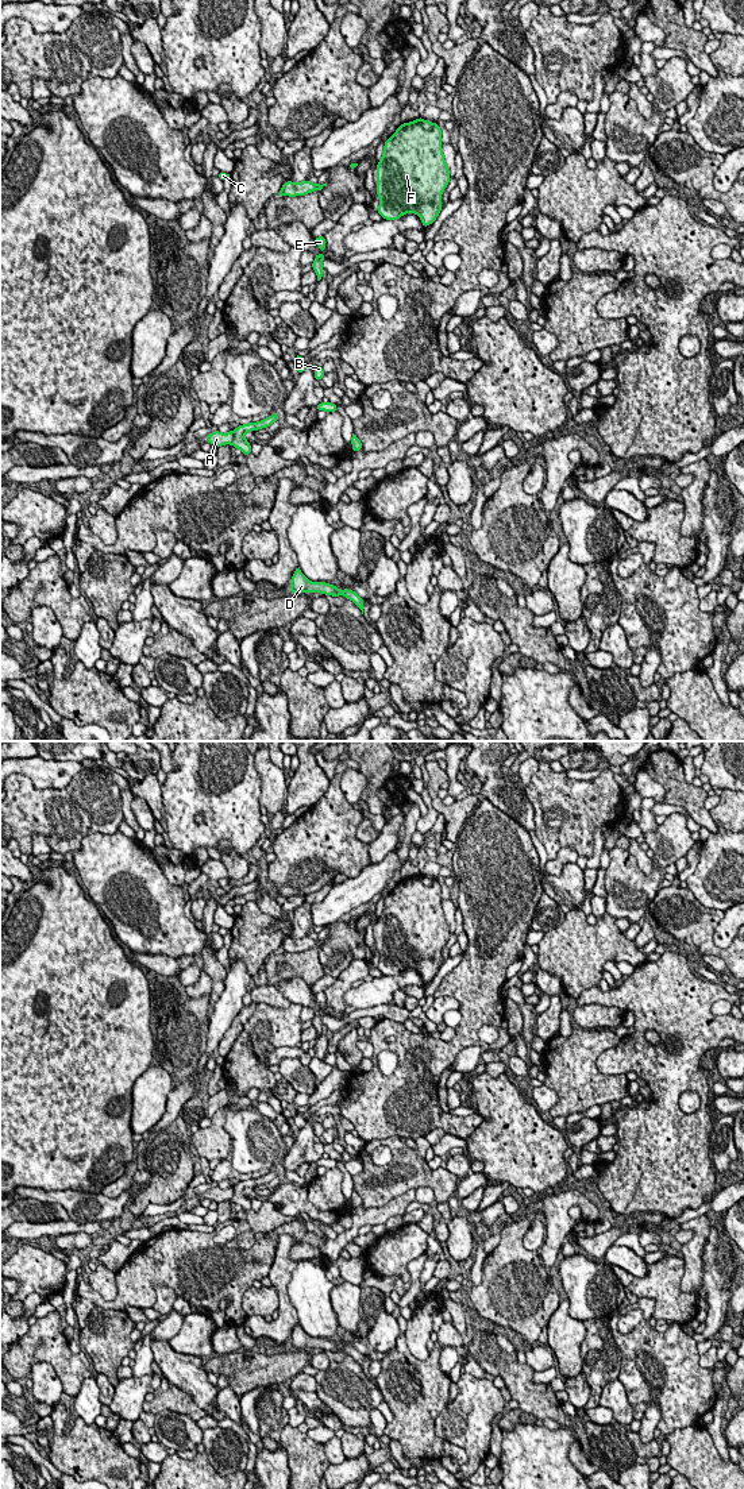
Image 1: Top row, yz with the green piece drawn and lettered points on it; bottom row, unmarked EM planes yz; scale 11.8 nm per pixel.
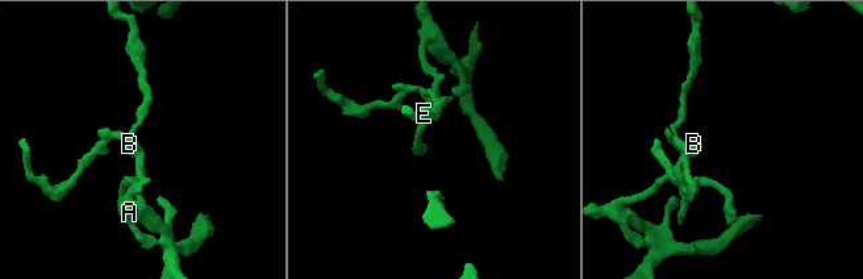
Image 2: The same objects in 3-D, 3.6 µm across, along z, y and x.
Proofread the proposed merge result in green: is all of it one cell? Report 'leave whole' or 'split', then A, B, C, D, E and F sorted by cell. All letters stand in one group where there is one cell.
split; groups A D / B C E F

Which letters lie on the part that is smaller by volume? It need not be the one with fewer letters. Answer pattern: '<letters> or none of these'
A, D

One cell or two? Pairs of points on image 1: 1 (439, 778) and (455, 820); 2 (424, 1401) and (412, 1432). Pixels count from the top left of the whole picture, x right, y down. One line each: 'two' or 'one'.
1: one
2: one

